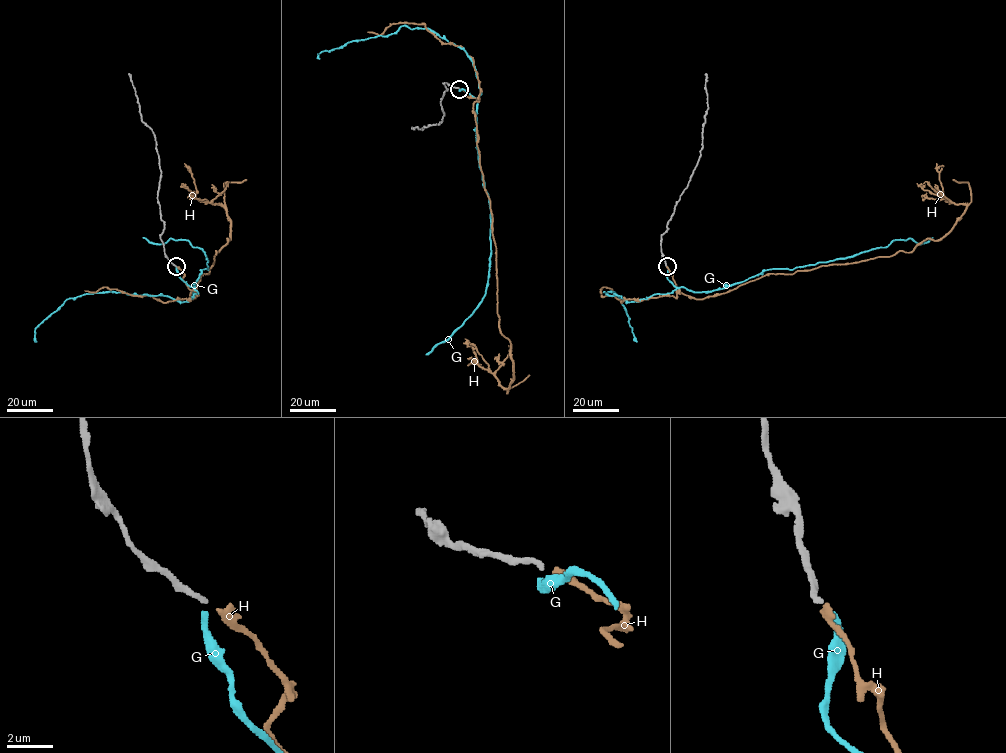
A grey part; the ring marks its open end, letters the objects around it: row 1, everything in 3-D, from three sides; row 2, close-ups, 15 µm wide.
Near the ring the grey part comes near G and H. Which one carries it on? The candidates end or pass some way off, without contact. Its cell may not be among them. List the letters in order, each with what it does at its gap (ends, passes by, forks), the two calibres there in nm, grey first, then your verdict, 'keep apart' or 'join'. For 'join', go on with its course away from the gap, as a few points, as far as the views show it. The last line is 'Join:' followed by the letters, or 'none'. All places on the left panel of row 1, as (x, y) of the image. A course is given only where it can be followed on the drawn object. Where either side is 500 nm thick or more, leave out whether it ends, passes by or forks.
G: it ends there; 220 nm thick on the grey side, 240 nm on the other; keep apart
H: it ends there; 220 nm thick on the grey side, 400 nm on the other; keep apart
Join: none

